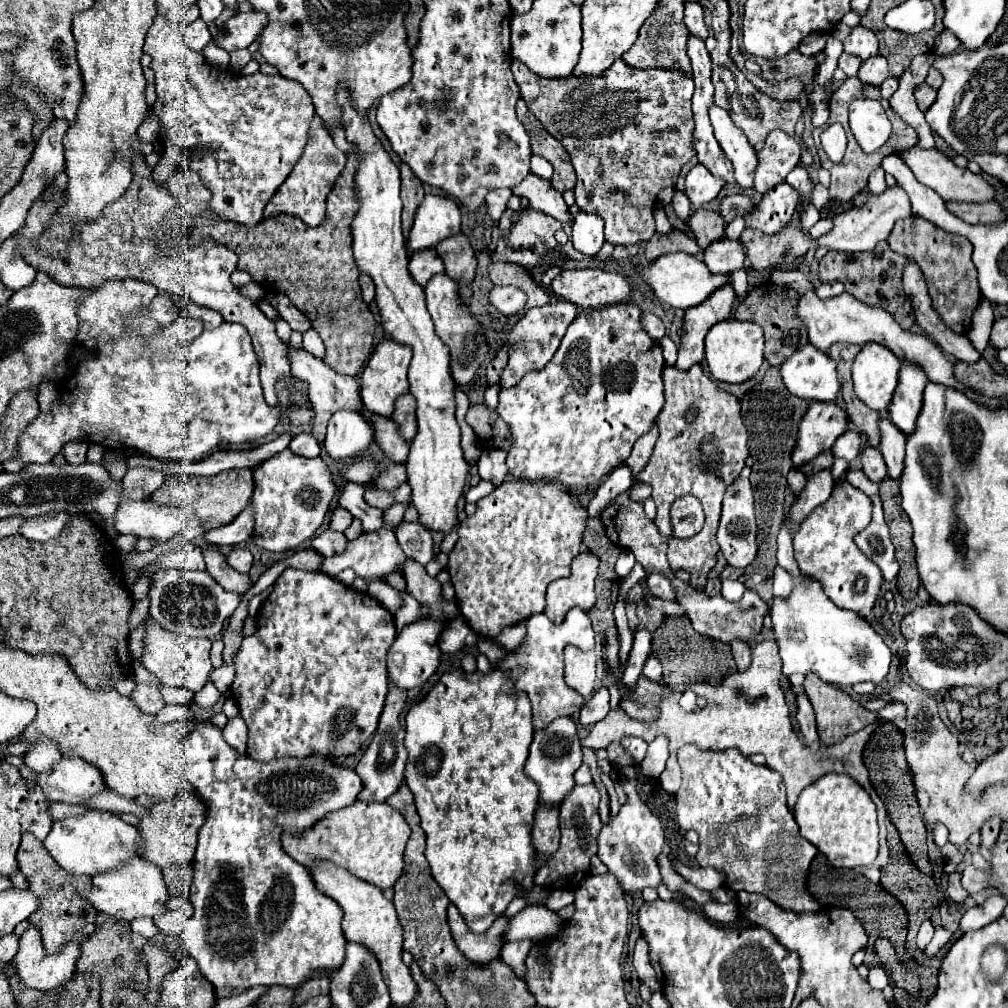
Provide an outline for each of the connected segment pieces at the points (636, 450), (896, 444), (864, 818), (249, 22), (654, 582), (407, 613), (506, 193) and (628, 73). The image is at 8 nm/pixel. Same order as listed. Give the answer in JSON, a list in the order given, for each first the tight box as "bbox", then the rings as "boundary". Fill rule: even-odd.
[{"bbox":[626,425,658,475],"boundary":[[[654,425],[646,435],[642,435],[642,439],[638,439],[634,443],[630,457],[626,459],[626,465],[632,469],[634,475],[646,467],[652,451],[654,451],[656,441],[658,441],[658,425]]]},{"bbox":[878,413,906,479],"boundary":[[[882,413],[882,417],[878,419],[878,429],[880,429],[880,451],[888,465],[888,477],[898,479],[904,469],[906,435],[902,435],[902,431],[898,431],[894,423],[890,423],[888,413]]]},{"bbox":[794,775,878,869],"boundary":[[[824,775],[806,787],[796,801],[794,819],[800,827],[800,835],[836,867],[854,869],[860,865],[872,865],[878,855],[876,805],[870,795],[846,775]]]},{"bbox":[218,11,266,53],"boundary":[[[256,11],[238,13],[226,21],[226,25],[224,25],[226,37],[220,37],[218,45],[222,49],[226,49],[228,53],[246,49],[258,37],[264,23],[266,23],[266,15],[258,15]]]},{"bbox":[648,575,674,599],"boundary":[[[650,575],[648,577],[648,589],[654,597],[660,597],[660,599],[674,599],[674,591],[668,583],[668,579],[664,575]]]},{"bbox":[394,593,420,631],"boundary":[[[402,593],[402,599],[404,599],[404,607],[394,615],[396,631],[400,631],[404,625],[408,625],[420,617],[420,603],[408,593]]]},{"bbox":[486,187,512,219],"boundary":[[[506,187],[506,189],[496,189],[492,193],[488,193],[486,197],[486,207],[488,207],[488,215],[492,219],[500,219],[502,213],[506,211],[506,205],[508,205],[508,199],[512,197],[512,189]]]},{"bbox":[512,59,694,245],"boundary":[[[622,59],[614,61],[602,77],[576,79],[570,75],[564,79],[542,79],[518,61],[512,61],[512,73],[528,109],[538,117],[544,129],[564,145],[570,155],[576,171],[576,205],[582,211],[596,213],[604,219],[604,233],[608,243],[634,245],[648,241],[656,233],[652,211],[658,191],[664,187],[674,187],[682,165],[694,157],[694,117],[690,101],[694,93],[692,75],[682,69],[634,69]]]}]

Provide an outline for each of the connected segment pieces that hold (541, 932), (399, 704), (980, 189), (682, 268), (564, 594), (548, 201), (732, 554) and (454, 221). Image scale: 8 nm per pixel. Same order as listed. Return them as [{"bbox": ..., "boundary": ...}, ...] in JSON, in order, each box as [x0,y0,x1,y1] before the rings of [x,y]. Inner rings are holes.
[{"bbox":[506,905,566,941],"boundary":[[[530,905],[510,919],[506,939],[508,941],[550,939],[564,927],[564,923],[566,919],[562,919],[558,911],[552,911],[544,905]]]},{"bbox":[356,687,406,803],"boundary":[[[390,687],[386,697],[386,707],[380,715],[378,729],[374,733],[372,743],[368,745],[366,753],[362,755],[360,763],[356,765],[356,773],[362,779],[362,791],[358,801],[362,803],[386,803],[404,783],[404,765],[406,765],[406,749],[404,749],[404,727],[398,723],[400,711],[406,705],[406,691],[396,691]]]},{"bbox":[900,147,996,203],"boundary":[[[910,147],[910,149],[904,149],[900,153],[900,157],[912,169],[916,179],[920,183],[924,183],[926,187],[934,189],[944,201],[954,201],[954,203],[988,203],[988,201],[994,201],[994,197],[996,197],[994,187],[988,185],[982,179],[982,175],[976,175],[976,173],[972,173],[968,169],[956,167],[948,157],[944,157],[936,149],[924,149],[922,151],[918,147]]]},{"bbox":[634,253,730,309],"boundary":[[[668,253],[660,255],[656,261],[648,265],[636,265],[634,271],[650,285],[652,293],[662,305],[670,305],[674,309],[688,309],[694,305],[700,305],[714,289],[722,287],[724,283],[730,281],[728,275],[712,275],[710,269],[704,265],[700,257],[692,257],[686,253]]]},{"bbox":[544,553,600,625],"boundary":[[[580,553],[572,561],[572,575],[550,583],[544,613],[554,625],[560,625],[572,607],[580,607],[582,611],[594,607],[594,579],[598,575],[598,565],[600,563],[594,553]]]},{"bbox":[514,173,570,223],"boundary":[[[530,173],[520,185],[514,187],[514,195],[528,197],[532,209],[538,209],[542,213],[550,213],[560,223],[568,223],[570,221],[568,207],[566,207],[562,195],[556,193],[550,187],[550,179],[542,179],[542,177]]]},{"bbox":[718,477,756,569],"boundary":[[[738,477],[724,495],[724,503],[722,503],[722,519],[720,519],[720,527],[718,527],[718,545],[720,551],[724,555],[724,559],[728,561],[728,565],[736,567],[736,569],[744,569],[750,563],[754,563],[754,555],[756,555],[756,547],[754,547],[754,495],[752,495],[752,485],[748,479]]]},{"bbox":[408,195,460,251],"boundary":[[[426,195],[416,209],[408,247],[412,251],[436,247],[438,241],[460,233],[460,209],[450,197]]]}]

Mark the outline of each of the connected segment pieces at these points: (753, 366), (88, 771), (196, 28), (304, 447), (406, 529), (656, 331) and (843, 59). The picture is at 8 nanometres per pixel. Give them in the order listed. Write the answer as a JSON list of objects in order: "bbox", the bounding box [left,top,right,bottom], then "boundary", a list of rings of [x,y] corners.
[{"bbox":[706,317,764,383],"boundary":[[[732,317],[722,323],[716,323],[706,335],[708,369],[710,369],[712,377],[718,381],[742,383],[742,381],[750,379],[764,361],[762,349],[764,349],[764,331],[754,321],[738,321]]]},{"bbox":[34,757,106,803],"boundary":[[[62,757],[54,771],[38,773],[34,783],[42,789],[48,801],[84,803],[92,795],[106,789],[102,775],[96,767],[78,757]]]},{"bbox":[184,19,212,51],"boundary":[[[196,19],[194,23],[186,25],[186,29],[184,29],[184,43],[192,51],[200,51],[210,39],[212,39],[212,35],[208,31],[208,25],[202,23],[202,19]]]},{"bbox":[290,433,320,457],"boundary":[[[298,433],[292,441],[290,441],[290,449],[296,455],[302,457],[318,457],[320,455],[320,443],[316,441],[314,435],[310,433]]]},{"bbox":[398,521,434,565],"boundary":[[[402,521],[398,527],[398,543],[404,549],[408,559],[414,559],[422,565],[426,565],[430,559],[434,559],[430,531],[424,529],[420,523]]]},{"bbox":[644,313,664,341],"boundary":[[[644,313],[644,329],[656,341],[660,341],[664,337],[664,323],[656,315],[652,315],[652,313]]]},{"bbox":[838,53,862,77],"boundary":[[[842,53],[840,59],[838,59],[838,67],[840,67],[848,77],[854,77],[854,75],[858,73],[860,63],[862,63],[862,59],[858,59],[856,55],[846,55],[846,53]]]}]

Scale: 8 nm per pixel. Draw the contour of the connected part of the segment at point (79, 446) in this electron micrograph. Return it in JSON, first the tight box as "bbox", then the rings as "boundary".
{"bbox":[62,441,88,465],"boundary":[[[74,441],[74,443],[68,443],[68,447],[64,447],[62,453],[68,463],[80,465],[80,463],[86,463],[86,451],[88,451],[88,445],[84,441]]]}

